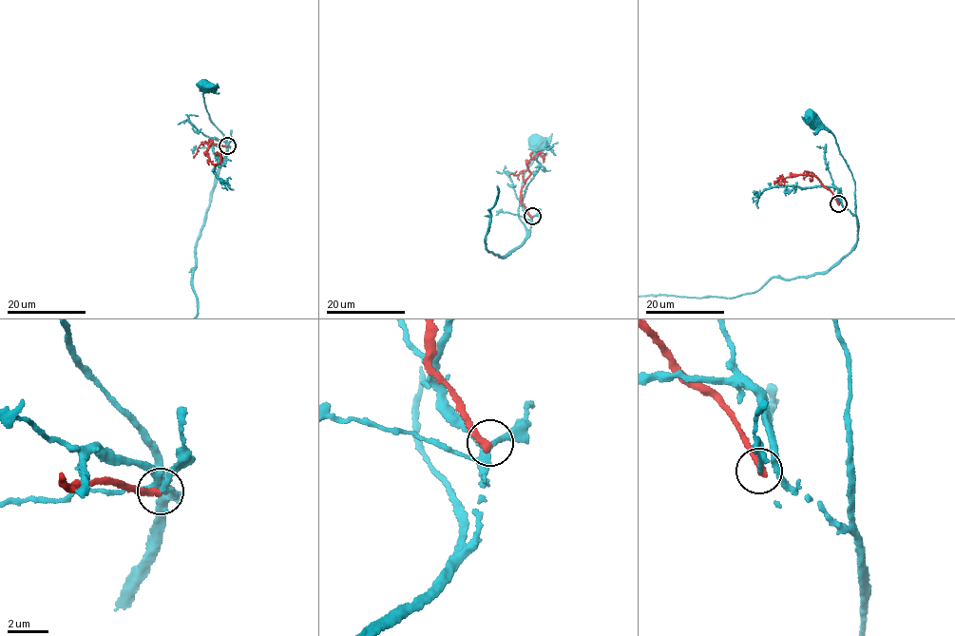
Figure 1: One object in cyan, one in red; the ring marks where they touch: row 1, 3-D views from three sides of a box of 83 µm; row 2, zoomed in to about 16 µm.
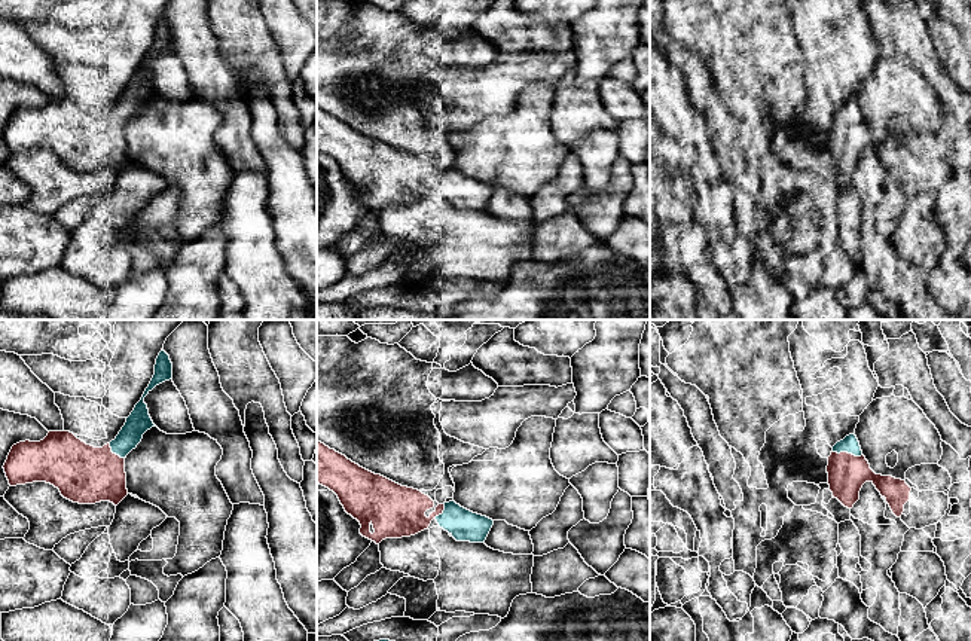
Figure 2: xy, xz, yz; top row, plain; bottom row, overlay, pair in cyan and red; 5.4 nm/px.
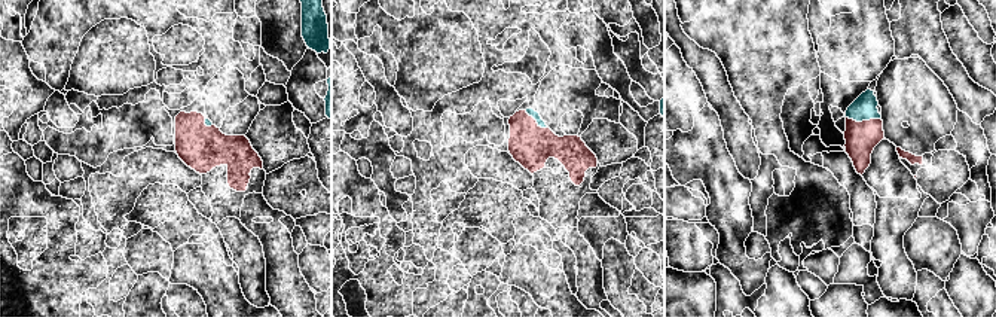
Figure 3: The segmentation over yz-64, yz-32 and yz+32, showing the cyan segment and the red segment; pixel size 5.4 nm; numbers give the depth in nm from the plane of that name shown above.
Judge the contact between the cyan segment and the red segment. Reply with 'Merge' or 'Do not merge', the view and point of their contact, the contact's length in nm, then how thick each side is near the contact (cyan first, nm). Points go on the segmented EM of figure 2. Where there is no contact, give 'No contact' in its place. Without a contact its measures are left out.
Do not merge. Touches cyan at yz (846, 451). Shared border 170 nm. Thickness 90 nm (cyan) against 200 nm

